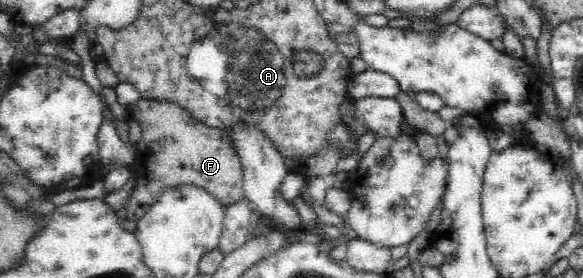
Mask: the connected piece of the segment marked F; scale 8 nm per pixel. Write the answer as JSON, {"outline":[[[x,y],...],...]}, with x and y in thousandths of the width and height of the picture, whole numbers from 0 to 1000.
{"outline":[[[240,353],[230,392],[223,399],[223,417],[240,446],[244,489],[237,514],[240,543],[235,547],[232,579],[225,594],[232,665],[211,745],[214,781],[220,791],[235,802],[254,766],[261,734],[273,719],[271,705],[278,701],[281,687],[316,662],[333,662],[333,669],[357,683],[386,745],[420,709],[415,597],[405,565],[405,543],[391,504],[388,460],[357,457],[326,421],[316,388],[288,363]]]}

